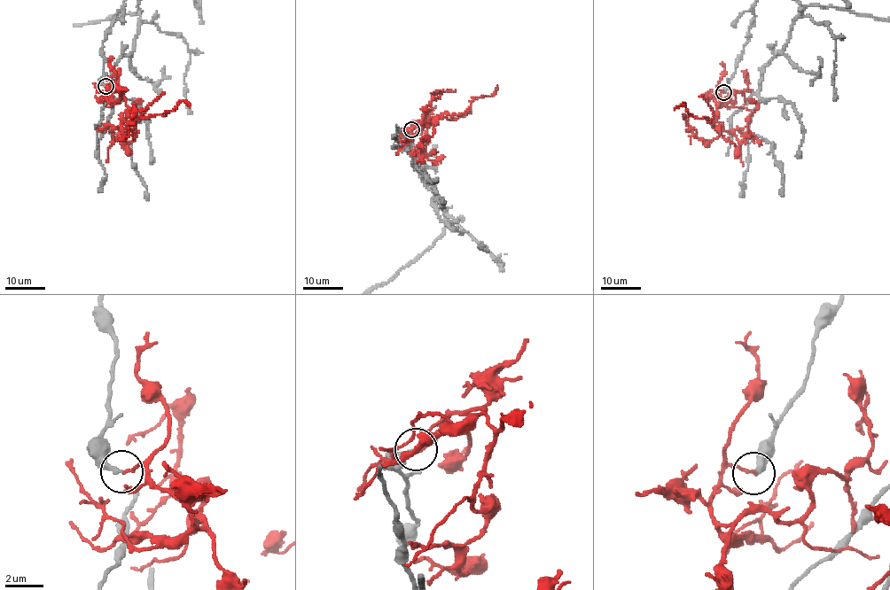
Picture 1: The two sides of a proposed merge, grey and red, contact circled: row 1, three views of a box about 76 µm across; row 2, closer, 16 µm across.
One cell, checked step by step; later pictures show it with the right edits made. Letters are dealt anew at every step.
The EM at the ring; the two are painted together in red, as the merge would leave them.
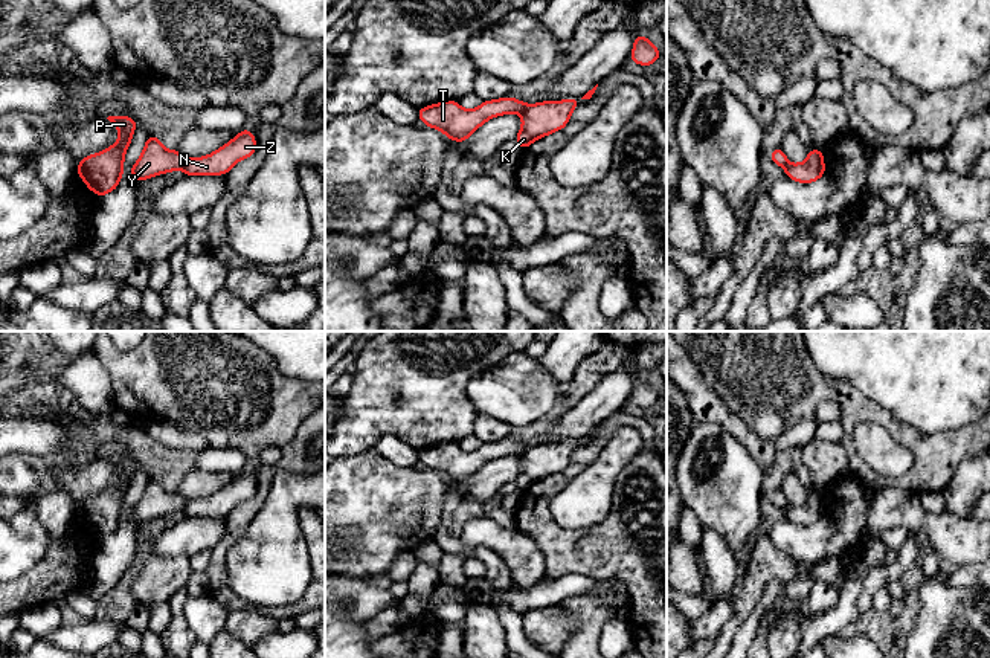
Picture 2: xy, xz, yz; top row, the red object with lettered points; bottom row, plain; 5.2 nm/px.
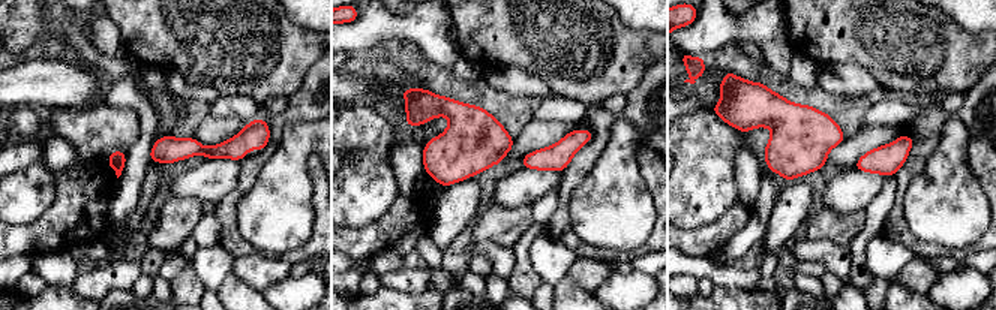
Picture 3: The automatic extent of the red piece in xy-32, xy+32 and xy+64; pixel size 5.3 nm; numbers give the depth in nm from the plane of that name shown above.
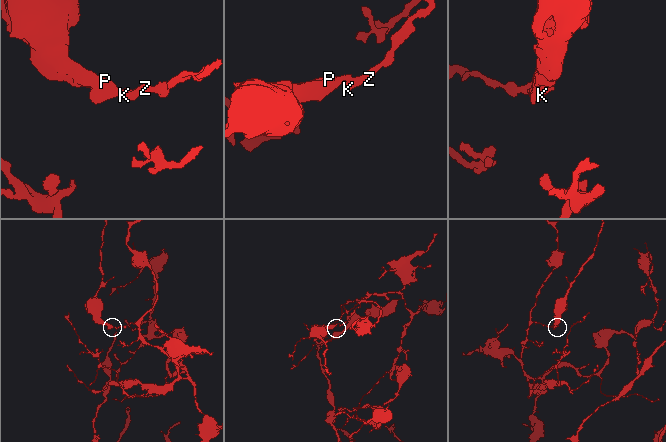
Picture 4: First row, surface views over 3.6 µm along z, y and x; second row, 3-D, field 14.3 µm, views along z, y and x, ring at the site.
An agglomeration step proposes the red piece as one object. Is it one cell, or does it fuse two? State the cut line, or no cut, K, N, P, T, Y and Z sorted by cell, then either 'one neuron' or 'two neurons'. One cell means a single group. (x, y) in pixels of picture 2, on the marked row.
cut in xy along (189, 159), (180, 168); K N Z / P T Y; two neurons

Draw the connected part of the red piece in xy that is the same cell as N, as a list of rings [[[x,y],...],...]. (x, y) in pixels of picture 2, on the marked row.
[[[246,128],[217,151],[204,157],[189,159],[182,169],[185,176],[221,176],[227,174],[236,162],[253,156],[255,151],[256,139],[253,133]]]

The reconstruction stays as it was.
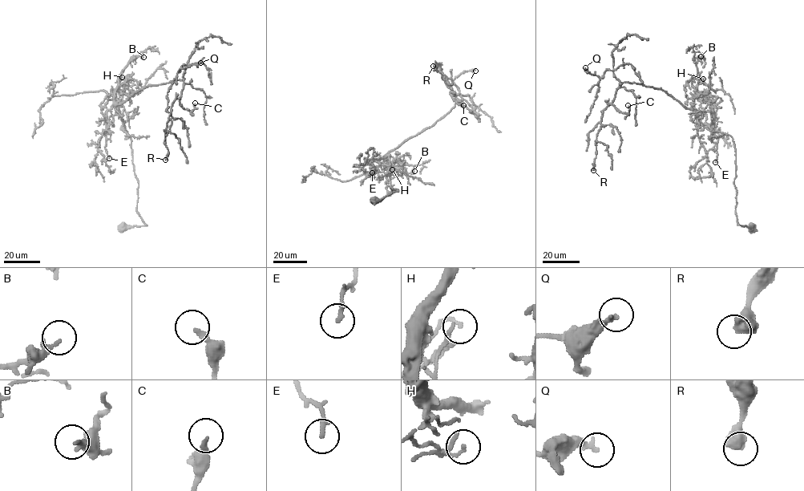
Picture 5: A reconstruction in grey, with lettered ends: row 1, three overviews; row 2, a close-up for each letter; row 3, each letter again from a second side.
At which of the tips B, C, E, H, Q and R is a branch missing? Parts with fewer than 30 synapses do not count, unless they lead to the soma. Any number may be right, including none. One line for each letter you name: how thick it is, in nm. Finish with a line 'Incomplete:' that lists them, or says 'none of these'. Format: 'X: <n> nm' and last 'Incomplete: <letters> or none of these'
Incomplete: none of these

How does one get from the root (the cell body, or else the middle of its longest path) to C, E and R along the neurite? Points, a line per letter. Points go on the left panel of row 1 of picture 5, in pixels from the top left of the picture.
C: (122, 227), (147, 225), (131, 138), (115, 107), (183, 79), (180, 105), (195, 103)
E: (122, 227), (147, 225), (136, 209), (138, 180), (131, 138), (114, 104), (104, 117), (109, 158)
R: (122, 227), (147, 225), (136, 209), (131, 138), (115, 107), (149, 85), (183, 79), (165, 160)

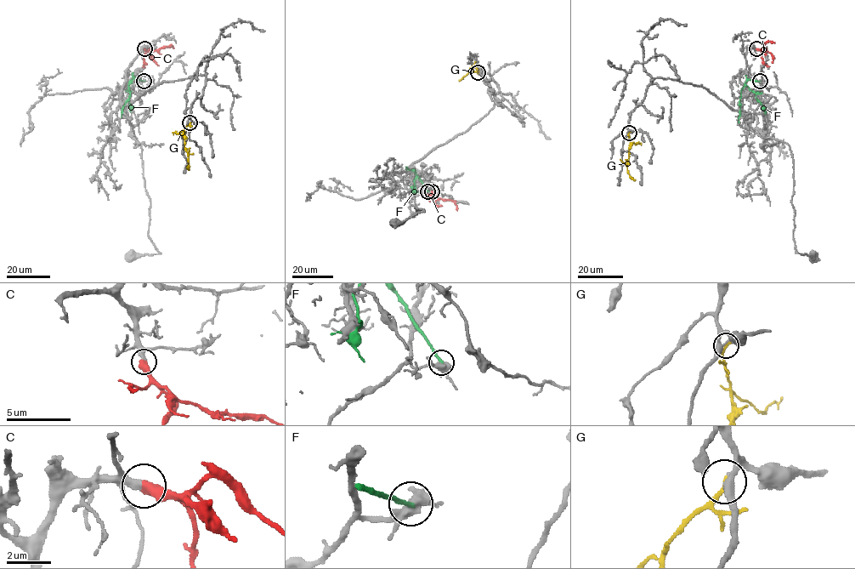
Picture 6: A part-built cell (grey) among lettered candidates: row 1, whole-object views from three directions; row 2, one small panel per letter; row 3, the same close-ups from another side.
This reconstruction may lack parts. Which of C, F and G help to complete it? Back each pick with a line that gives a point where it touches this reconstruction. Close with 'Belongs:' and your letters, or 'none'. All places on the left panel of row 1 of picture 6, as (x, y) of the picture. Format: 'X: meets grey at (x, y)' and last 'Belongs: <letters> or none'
C: meets grey at (144, 48)
Belongs: C

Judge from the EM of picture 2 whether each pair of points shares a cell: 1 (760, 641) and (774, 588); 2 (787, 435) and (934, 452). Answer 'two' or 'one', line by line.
1: two
2: two

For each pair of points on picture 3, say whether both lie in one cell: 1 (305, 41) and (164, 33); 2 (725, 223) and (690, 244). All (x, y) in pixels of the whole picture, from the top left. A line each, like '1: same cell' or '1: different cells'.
1: same cell
2: same cell

